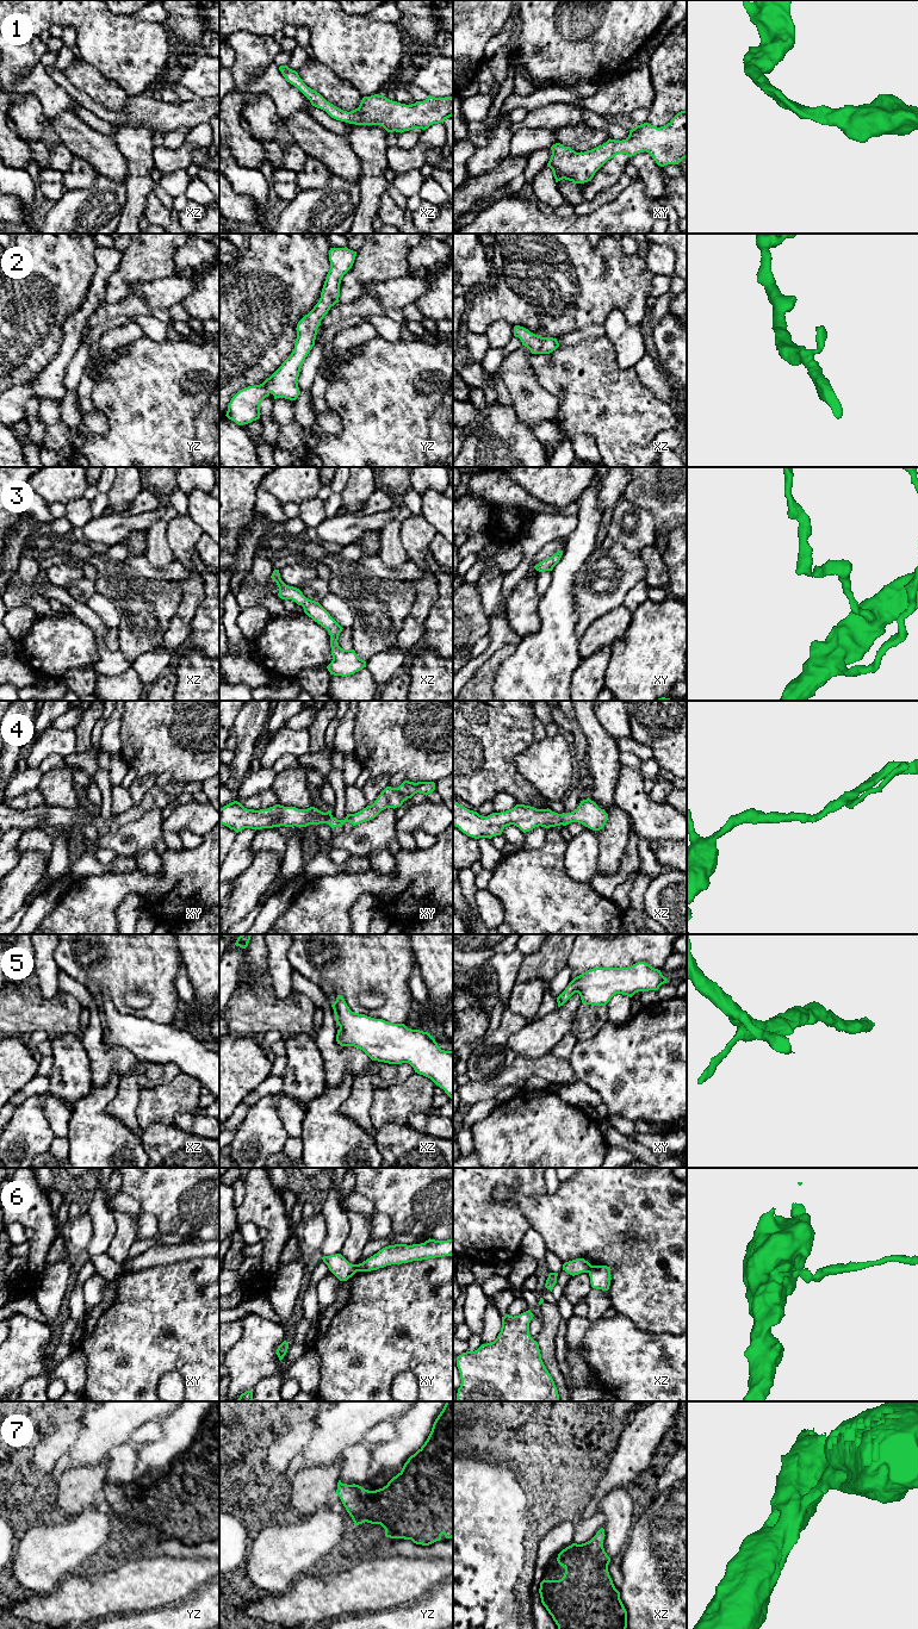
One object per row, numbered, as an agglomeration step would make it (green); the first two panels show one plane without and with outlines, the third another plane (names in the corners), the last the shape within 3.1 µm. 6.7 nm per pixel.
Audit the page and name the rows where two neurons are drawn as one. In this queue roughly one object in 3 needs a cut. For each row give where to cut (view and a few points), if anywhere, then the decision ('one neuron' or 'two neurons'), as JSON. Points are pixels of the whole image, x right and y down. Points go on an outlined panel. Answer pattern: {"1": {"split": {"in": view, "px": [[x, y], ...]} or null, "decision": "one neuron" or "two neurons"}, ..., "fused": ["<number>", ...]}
{"1": {"split": null, "decision": "one neuron"}, "2": {"split": null, "decision": "one neuron"}, "3": {"split": null, "decision": "one neuron"}, "4": {"split": null, "decision": "one neuron"}, "5": {"split": null, "decision": "one neuron"}, "6": {"split": {"in": "xy", "px": [[355, 1264], [358, 1270]]}, "decision": "two neurons"}, "7": {"split": null, "decision": "one neuron"}, "fused": ["6"]}

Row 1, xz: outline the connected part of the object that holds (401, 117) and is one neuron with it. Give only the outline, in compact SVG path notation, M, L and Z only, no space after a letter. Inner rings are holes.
M280 66L279 70L287 82L297 87L312 106L325 111L331 118L355 125L382 125L387 132L404 132L413 129L426 130L453 116L453 97L428 95L423 101L411 105L392 101L384 95L364 97L359 107L347 112L308 87L296 70Z

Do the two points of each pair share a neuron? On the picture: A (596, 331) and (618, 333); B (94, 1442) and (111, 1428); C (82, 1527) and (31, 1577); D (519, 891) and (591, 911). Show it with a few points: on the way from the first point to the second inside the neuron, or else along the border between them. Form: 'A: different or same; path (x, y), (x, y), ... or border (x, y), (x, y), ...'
A: different; border (602, 324), (606, 335)
B: same; path (98, 1441), (107, 1431)
C: same; path (69, 1540), (44, 1564)
D: same; path (537, 897), (550, 911), (574, 911)

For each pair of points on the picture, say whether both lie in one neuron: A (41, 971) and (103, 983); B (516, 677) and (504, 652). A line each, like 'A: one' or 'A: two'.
A: two
B: two

